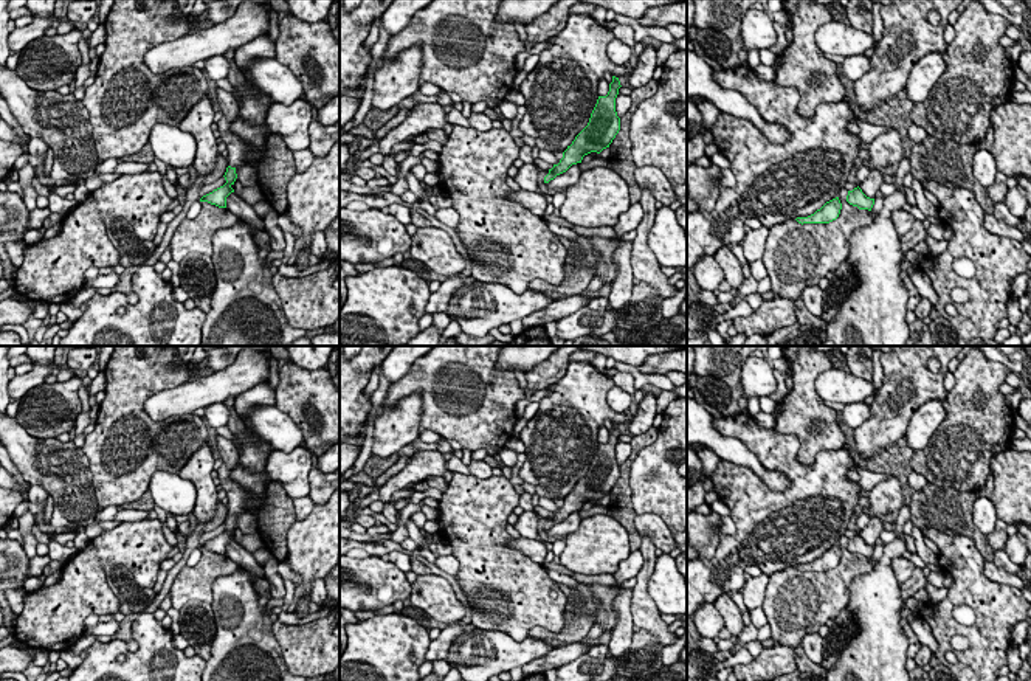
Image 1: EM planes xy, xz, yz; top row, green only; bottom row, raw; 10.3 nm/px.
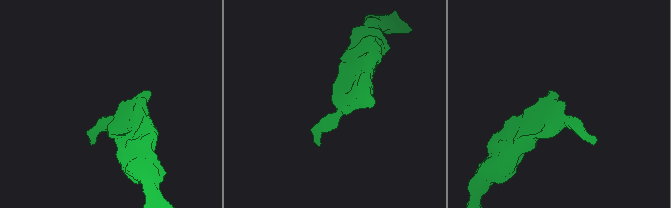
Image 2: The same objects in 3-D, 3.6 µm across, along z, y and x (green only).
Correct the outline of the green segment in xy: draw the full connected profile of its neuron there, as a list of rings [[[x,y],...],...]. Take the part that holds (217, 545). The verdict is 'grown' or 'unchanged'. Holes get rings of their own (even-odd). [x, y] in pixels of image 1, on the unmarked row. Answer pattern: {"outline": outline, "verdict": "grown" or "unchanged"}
{"outline": [[[217,434],[217,451],[222,459],[222,467],[217,470],[219,484],[226,492],[228,498],[228,515],[225,520],[226,531],[212,540],[203,543],[200,549],[208,549],[219,555],[226,555],[226,544],[234,540],[231,535],[237,526],[236,517],[248,512],[245,507],[248,503],[259,500],[259,496],[247,489],[242,489],[236,481],[231,479],[231,472],[239,465],[239,450],[236,445]]], "verdict": "grown"}

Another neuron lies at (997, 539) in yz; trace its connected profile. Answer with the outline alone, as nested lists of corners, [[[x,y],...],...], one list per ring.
[[[997,518],[995,529],[989,535],[986,535],[994,551],[1005,551],[1005,544],[1008,541],[1006,527],[1008,524]]]

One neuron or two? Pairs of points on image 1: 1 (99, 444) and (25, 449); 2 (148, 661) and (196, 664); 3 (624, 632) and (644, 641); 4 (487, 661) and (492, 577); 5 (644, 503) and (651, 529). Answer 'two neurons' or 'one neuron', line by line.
1: two neurons
2: one neuron
3: two neurons
4: two neurons
5: two neurons

